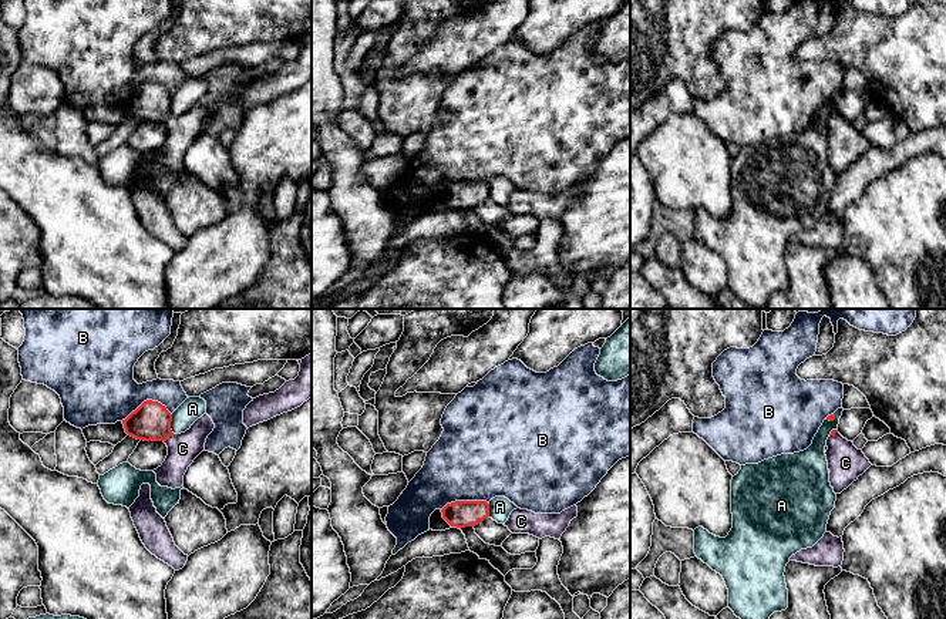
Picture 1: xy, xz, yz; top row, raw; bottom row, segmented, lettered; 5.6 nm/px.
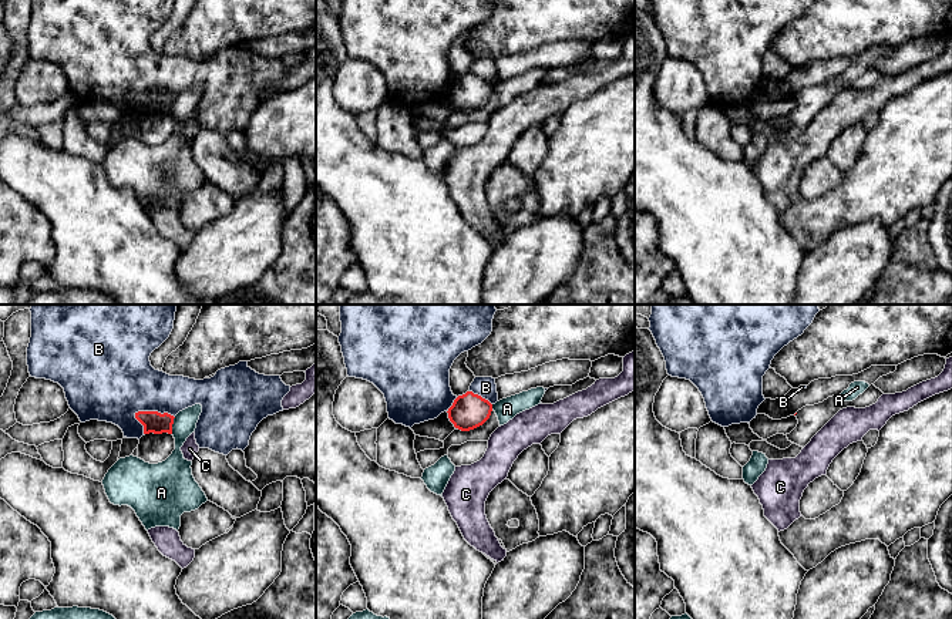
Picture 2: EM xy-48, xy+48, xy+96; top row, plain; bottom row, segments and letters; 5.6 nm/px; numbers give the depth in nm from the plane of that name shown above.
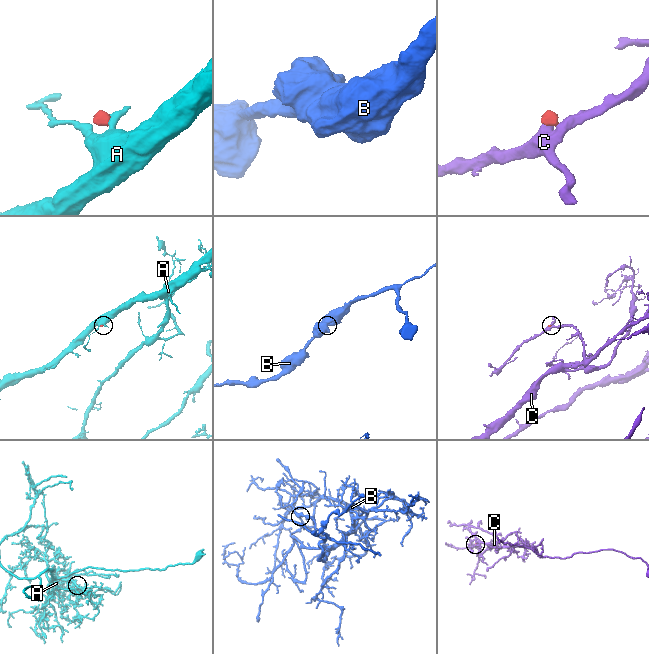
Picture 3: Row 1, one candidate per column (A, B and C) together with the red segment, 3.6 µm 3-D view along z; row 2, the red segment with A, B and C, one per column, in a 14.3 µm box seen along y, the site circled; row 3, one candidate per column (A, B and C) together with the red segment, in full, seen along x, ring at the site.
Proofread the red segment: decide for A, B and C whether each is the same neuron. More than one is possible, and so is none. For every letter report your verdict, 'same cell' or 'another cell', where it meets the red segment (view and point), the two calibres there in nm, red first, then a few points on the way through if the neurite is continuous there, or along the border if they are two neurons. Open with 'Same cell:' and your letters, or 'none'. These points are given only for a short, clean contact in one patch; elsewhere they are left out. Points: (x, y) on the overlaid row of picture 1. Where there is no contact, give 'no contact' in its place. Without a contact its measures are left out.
Same cell: C
A: another cell; meets red in xy at (169, 424); 220 nm thick on the red side, 130 nm on the other; border along xy (171, 414), (171, 430), (174, 433)
B: another cell; meets red in xy at (147, 400); 220 nm thick on the red side, 360 nm on the other; border along xy (171, 413), (157, 401), (144, 400), (121, 420)
C: same cell; meets red in xy at (168, 437); 220 nm thick on the red side, 180 nm on the other; runs through xy (151, 420), (168, 437), (182, 448)

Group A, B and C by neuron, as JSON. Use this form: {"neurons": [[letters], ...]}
{"neurons": [["A"], ["B"], ["C"]]}

